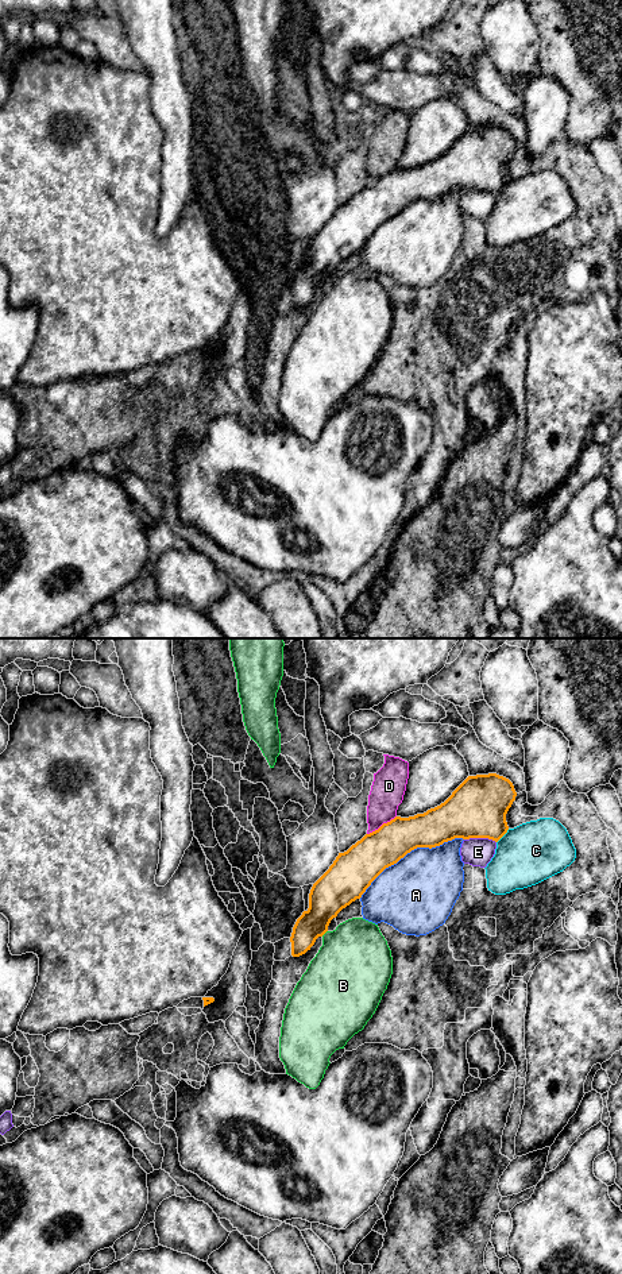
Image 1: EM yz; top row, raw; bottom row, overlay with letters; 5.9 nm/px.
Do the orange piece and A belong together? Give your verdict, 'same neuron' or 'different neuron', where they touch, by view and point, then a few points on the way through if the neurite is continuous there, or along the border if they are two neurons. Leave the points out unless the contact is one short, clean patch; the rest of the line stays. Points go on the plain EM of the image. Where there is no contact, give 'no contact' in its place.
different neuron | yz (409, 204)

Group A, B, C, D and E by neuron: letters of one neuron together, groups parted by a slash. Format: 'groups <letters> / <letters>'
groups A / B / C / D / E

